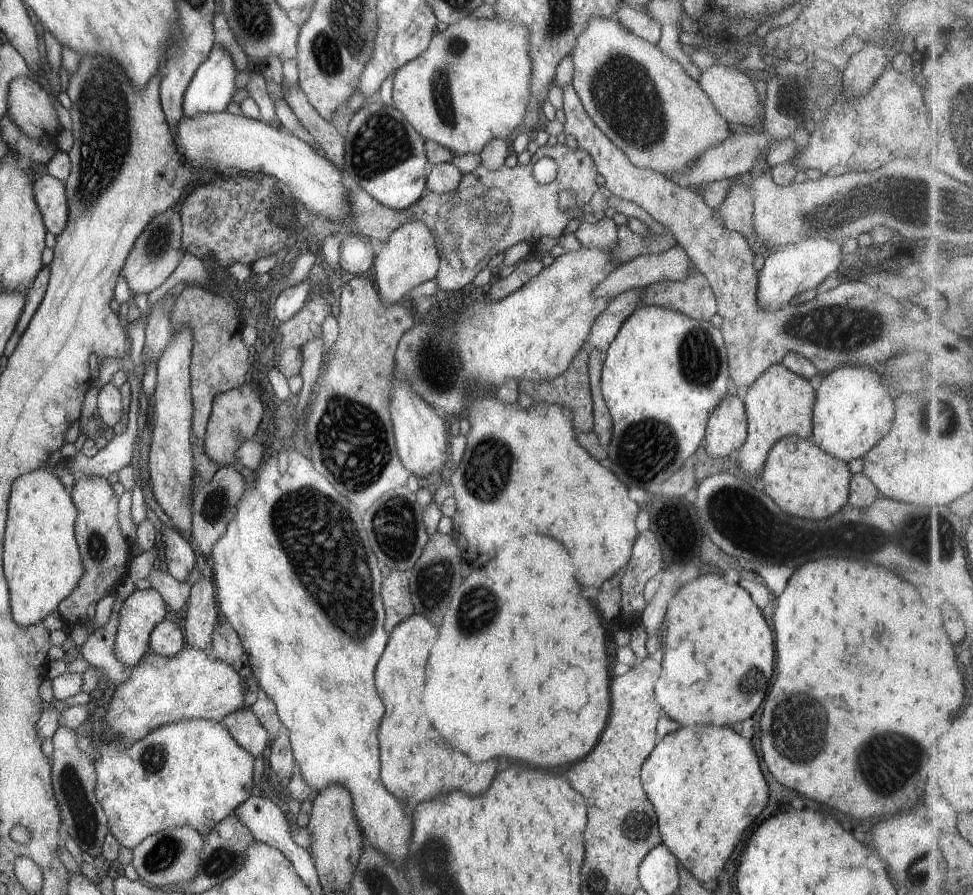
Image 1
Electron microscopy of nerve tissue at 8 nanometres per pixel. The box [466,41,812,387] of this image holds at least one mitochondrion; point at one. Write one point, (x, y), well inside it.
(624, 94)

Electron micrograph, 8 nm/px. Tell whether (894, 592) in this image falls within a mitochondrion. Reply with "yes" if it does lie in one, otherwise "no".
no

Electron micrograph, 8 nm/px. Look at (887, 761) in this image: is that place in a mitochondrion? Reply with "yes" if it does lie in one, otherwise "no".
yes

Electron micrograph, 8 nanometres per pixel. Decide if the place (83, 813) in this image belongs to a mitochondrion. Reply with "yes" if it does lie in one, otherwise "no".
yes

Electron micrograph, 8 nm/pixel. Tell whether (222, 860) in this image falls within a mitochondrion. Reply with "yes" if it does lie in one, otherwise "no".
yes

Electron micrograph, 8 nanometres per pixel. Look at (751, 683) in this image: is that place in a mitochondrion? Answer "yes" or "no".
yes

